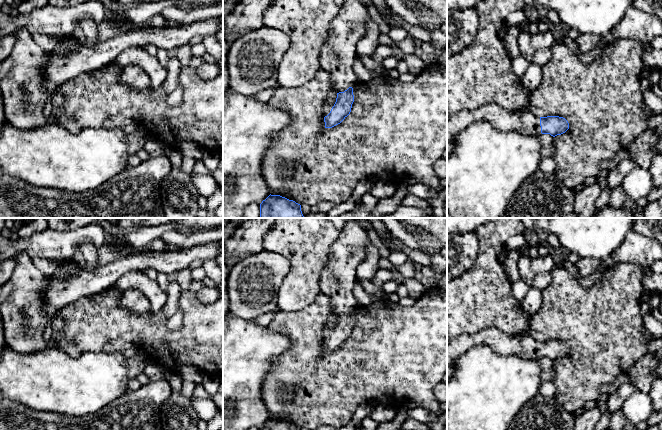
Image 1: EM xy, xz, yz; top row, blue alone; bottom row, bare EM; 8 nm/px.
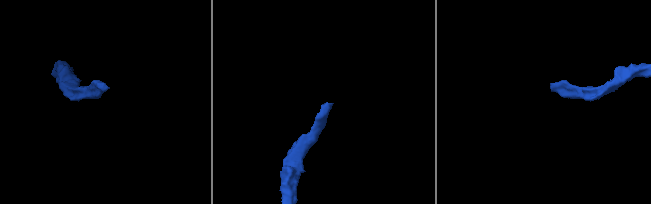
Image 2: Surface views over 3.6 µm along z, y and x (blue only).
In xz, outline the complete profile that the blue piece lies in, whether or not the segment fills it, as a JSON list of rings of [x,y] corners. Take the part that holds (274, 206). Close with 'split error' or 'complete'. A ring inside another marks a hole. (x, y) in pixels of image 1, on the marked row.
[[[269,195],[260,204],[260,218],[303,218],[301,205],[280,195]]]; complete

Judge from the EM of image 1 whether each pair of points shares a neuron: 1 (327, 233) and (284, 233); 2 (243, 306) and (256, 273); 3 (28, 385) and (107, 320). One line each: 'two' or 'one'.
1: one
2: one
3: two

